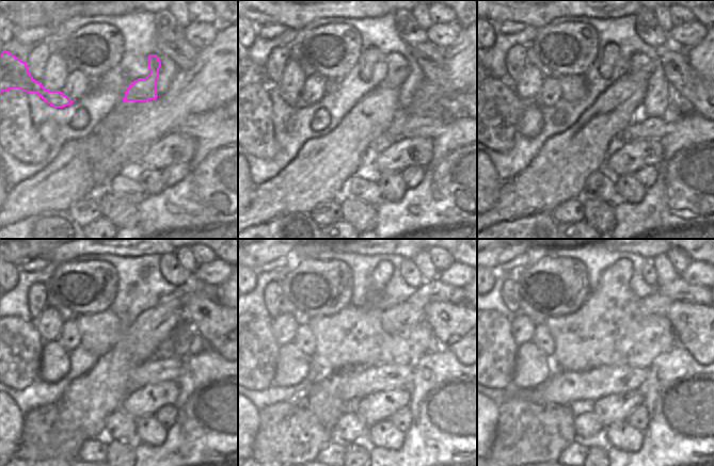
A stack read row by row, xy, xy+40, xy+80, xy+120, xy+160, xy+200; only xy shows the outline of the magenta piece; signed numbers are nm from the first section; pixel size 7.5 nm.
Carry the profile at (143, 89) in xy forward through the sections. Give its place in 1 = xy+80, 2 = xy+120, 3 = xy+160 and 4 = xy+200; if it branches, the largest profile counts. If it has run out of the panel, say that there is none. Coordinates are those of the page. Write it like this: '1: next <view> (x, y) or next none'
1: next xy+80 (640, 66)
2: next xy+120 (193, 287)
3: next xy+160 (435, 290)
4: next xy+200 (678, 290)

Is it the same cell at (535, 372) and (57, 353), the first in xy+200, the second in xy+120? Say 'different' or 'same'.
same

